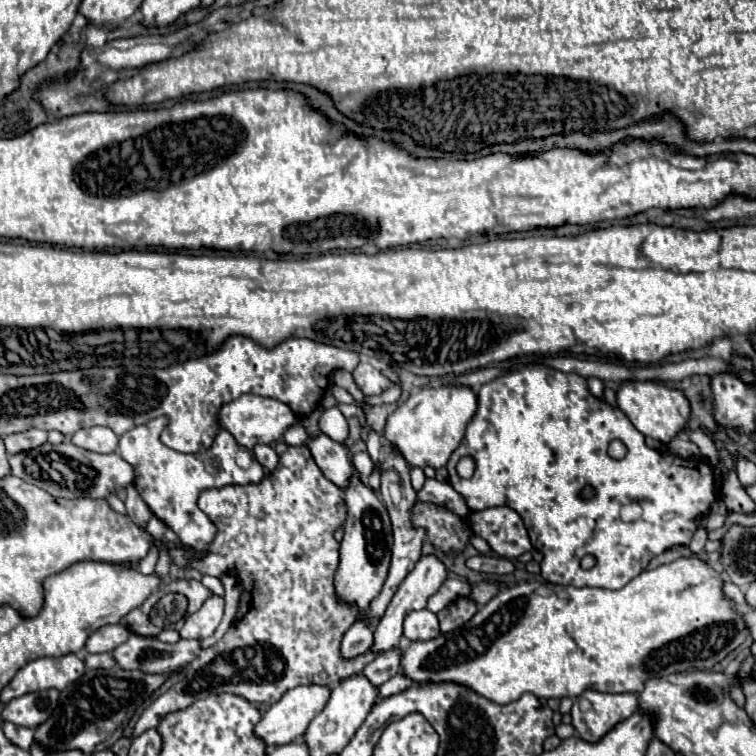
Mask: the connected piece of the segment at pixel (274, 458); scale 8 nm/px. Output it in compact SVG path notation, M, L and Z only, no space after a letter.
M259 444L253 448L253 454L257 458L257 462L267 470L267 472L273 472L277 468L277 462L279 462L279 456L277 452L271 448L271 446L265 446L265 444Z

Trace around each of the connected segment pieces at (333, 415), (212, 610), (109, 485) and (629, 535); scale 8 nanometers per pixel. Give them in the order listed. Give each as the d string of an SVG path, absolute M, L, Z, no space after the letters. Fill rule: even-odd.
M337 406L323 412L323 416L321 416L321 432L325 436L329 436L331 440L341 442L341 444L347 440L349 424L347 424L347 418L341 414L341 410Z
M217 594L209 596L197 612L185 618L185 624L179 632L181 638L197 638L197 640L209 638L217 630L223 618L223 608L225 608L223 596L217 596Z
M69 440L61 442L59 446L51 446L51 444L41 446L43 454L51 452L51 450L55 450L57 454L61 454L69 460L87 464L97 470L97 480L89 490L91 498L107 498L107 494L111 494L119 488L127 488L129 484L135 482L135 468L115 452L111 452L111 454L89 452L89 450L83 450L75 444L71 444Z
M525 366L517 372L507 372L499 378L495 378L493 382L489 384L483 384L479 394L477 394L477 412L475 416L469 420L467 424L467 432L465 432L465 438L463 442L459 444L459 448L451 454L449 462L447 462L447 470L449 470L449 482L451 486L465 498L469 510L477 512L477 510L485 510L485 508L493 508L493 506L509 506L511 510L515 510L521 518L523 518L523 524L529 532L529 538L531 538L531 544L535 550L539 550L543 556L545 556L545 570L541 570L541 578L551 582L551 584L561 584L561 586L575 586L575 588L583 588L583 586L597 586L597 588L623 588L629 580L633 580L637 574L641 574L649 562L659 556L661 552L669 550L671 546L689 546L697 526L695 526L695 518L697 516L707 516L709 510L711 510L711 504L719 498L719 488L717 488L717 472L715 468L703 460L703 458L697 458L697 460L685 460L681 456L675 456L675 454L669 454L669 452L657 452L653 448L649 448L647 444L643 444L643 434L627 420L627 416L623 416L623 412L611 404L605 404L603 400L595 398L589 390L587 390L587 380L575 372L559 372L555 368L547 368L547 366ZM615 438L623 438L623 444L627 446L627 456L623 460L613 460L609 454L607 454L607 446L611 440ZM463 456L471 456L473 462L475 462L475 474L469 478L469 480L463 480L459 478L455 466L457 462L463 458ZM585 486L591 486L593 488L593 496L591 498L581 498L581 490ZM627 502L637 502L641 504L643 512L637 520L633 522L623 522L619 518L619 510L623 504ZM585 554L593 554L597 558L597 564L591 568L591 570L583 570L579 566L581 558Z

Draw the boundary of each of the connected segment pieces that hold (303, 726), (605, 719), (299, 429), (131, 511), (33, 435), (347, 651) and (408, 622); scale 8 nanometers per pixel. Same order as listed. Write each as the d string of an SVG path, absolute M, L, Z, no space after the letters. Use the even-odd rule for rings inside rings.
M309 684L309 686L293 688L279 702L269 706L267 712L263 712L263 718L257 724L255 734L259 738L263 738L267 744L289 744L291 740L299 740L305 734L311 720L325 708L329 694L331 694L331 688L321 686L321 684Z
M587 690L573 702L571 716L579 736L585 738L587 742L597 742L615 724L637 712L637 708L639 708L637 696L631 692L603 694L603 692ZM585 700L589 702L587 708L581 706L581 702Z
M301 422L293 424L293 426L285 432L283 440L287 442L287 446L301 446L301 444L307 444L307 432L305 432L303 424L301 424Z
M133 486L127 488L125 506L127 506L127 514L135 522L135 526L139 526L141 530L145 530L145 526L147 526L149 518L153 516L153 512L149 510L149 506L143 502L143 498L139 496L139 492Z
M27 430L27 432L19 432L19 434L9 434L5 440L5 448L7 454L19 454L19 452L29 452L33 448L39 448L41 444L47 442L47 432L45 430Z
M357 618L343 636L343 656L355 658L373 646L373 622Z
M427 608L411 612L403 622L403 636L409 640L431 640L439 636L437 616Z

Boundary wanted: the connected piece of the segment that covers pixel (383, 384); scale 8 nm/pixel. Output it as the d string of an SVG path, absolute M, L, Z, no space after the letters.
M361 362L361 364L353 370L353 378L355 378L355 384L359 386L359 390L361 390L365 396L383 394L383 392L389 388L389 384L391 384L377 368L373 368L371 364L365 364L365 362Z

